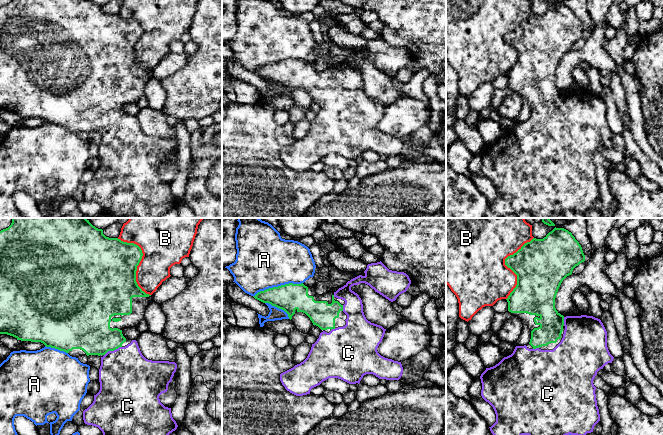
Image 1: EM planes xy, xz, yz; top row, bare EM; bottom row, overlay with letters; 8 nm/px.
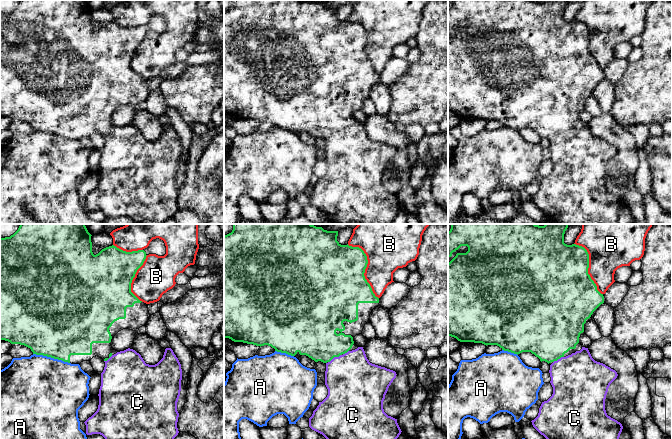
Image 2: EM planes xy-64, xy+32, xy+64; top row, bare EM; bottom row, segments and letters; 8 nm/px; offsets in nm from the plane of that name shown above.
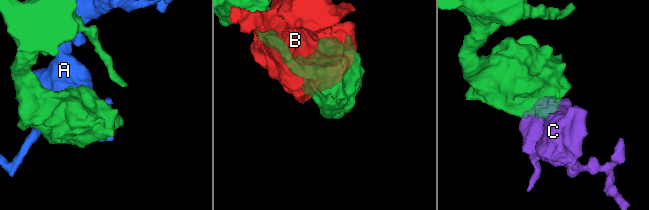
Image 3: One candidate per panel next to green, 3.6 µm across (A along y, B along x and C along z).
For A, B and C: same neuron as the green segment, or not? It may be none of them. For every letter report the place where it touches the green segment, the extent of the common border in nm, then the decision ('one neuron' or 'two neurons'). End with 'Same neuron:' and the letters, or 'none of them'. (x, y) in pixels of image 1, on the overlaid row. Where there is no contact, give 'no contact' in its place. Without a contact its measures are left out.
A: meets green in xz at (278, 286); contact 420 nm long; two neurons
B: meets green in xy at (140, 260); contact 550 nm long; two neurons
C: meets green in xy at (112, 350); contact 160 nm long; one neuron
Same neuron: C

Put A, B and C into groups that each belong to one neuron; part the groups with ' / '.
A / B / C

